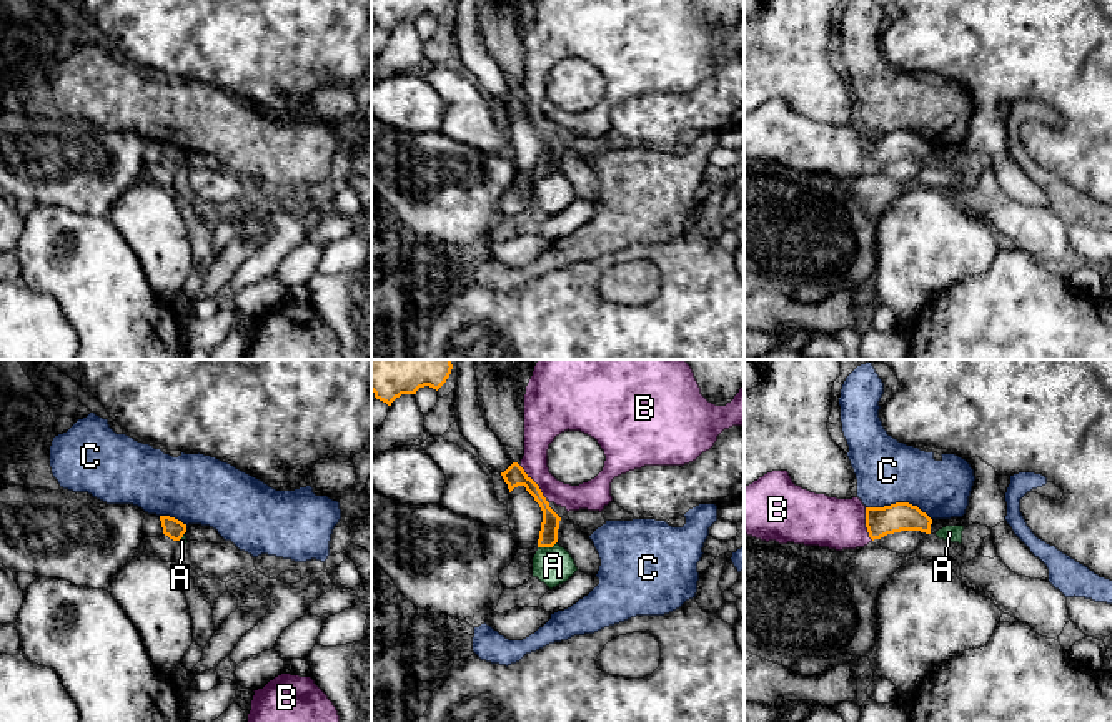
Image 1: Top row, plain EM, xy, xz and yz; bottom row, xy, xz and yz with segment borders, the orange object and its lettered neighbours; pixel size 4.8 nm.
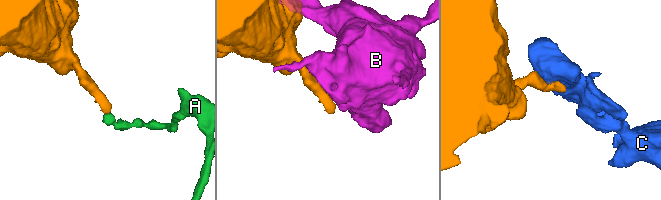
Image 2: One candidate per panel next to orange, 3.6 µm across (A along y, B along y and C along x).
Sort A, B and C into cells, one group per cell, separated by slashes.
A / B / C

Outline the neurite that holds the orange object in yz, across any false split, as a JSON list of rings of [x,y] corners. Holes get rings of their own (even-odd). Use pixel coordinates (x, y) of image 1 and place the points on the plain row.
[[[909,130],[866,135],[866,155],[872,168],[901,158],[921,158],[931,161],[931,151],[932,146]]]

